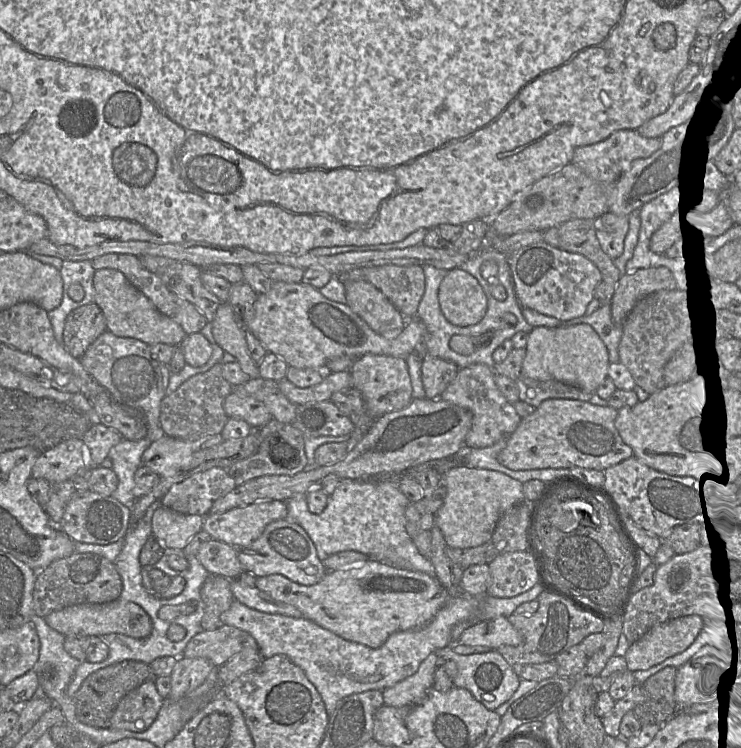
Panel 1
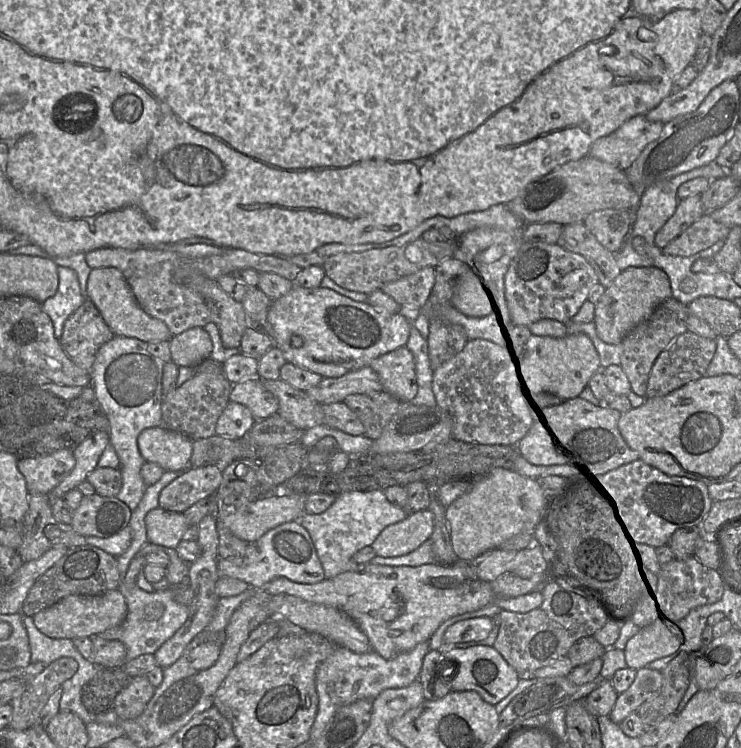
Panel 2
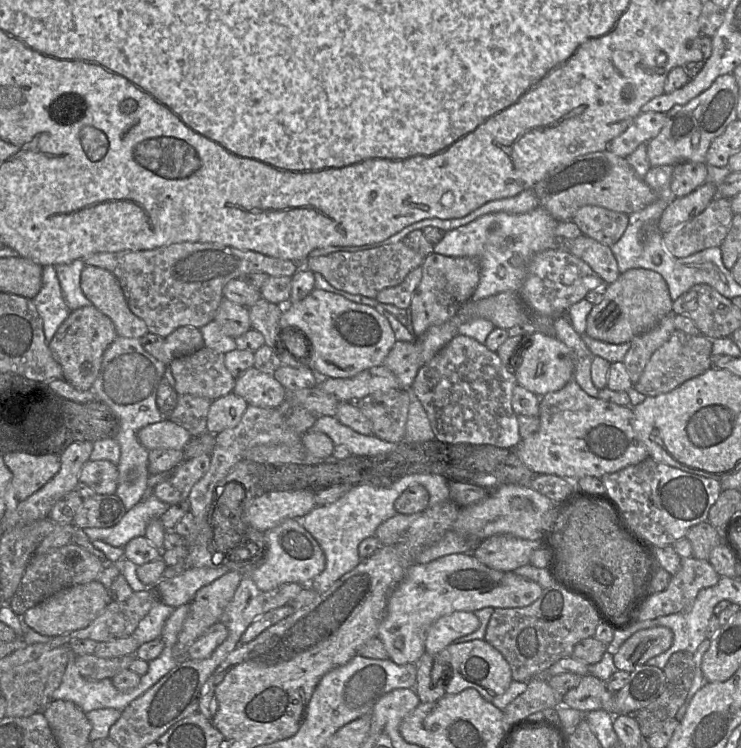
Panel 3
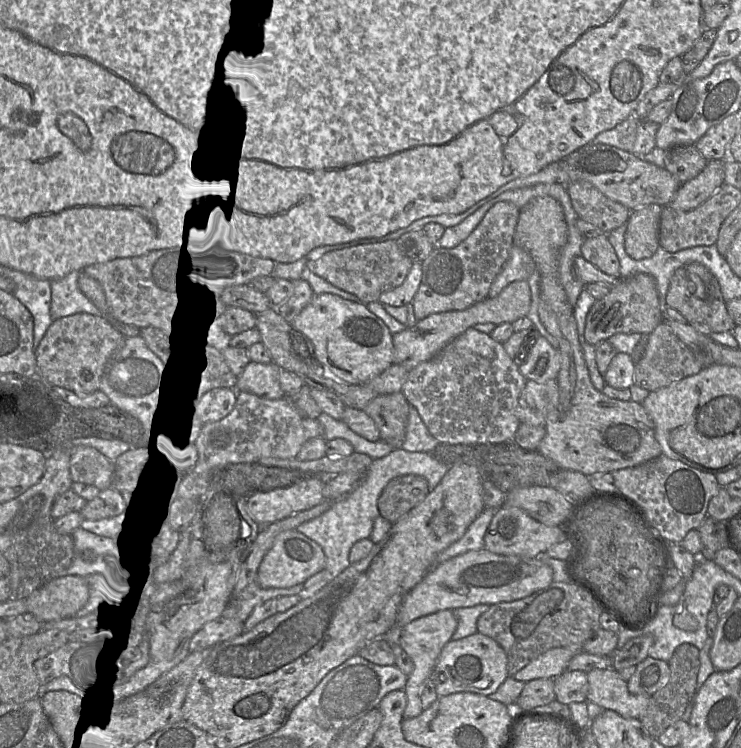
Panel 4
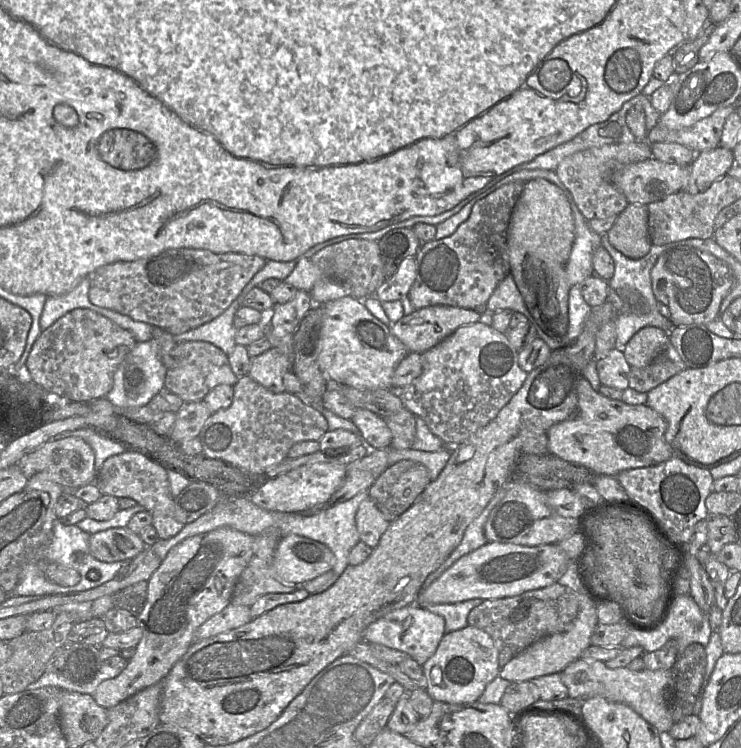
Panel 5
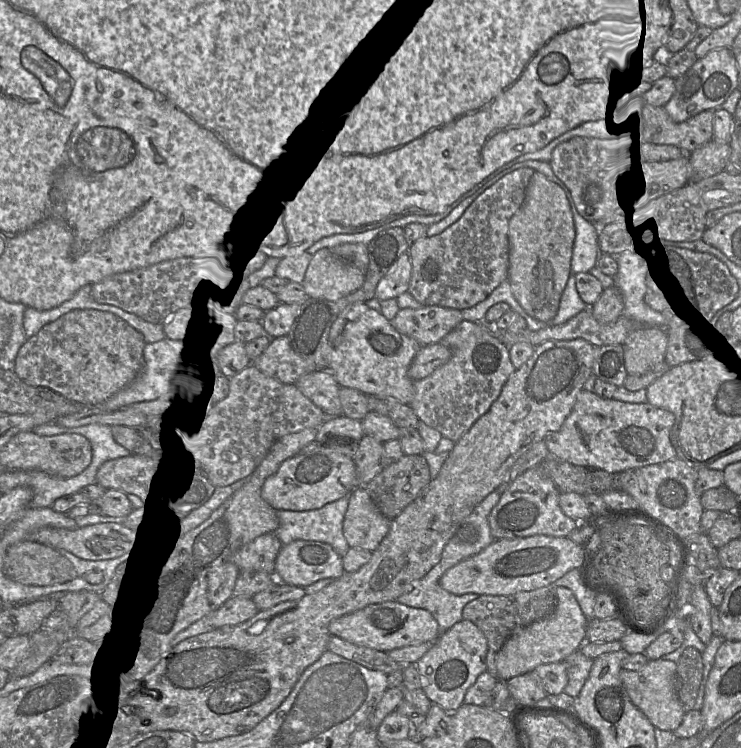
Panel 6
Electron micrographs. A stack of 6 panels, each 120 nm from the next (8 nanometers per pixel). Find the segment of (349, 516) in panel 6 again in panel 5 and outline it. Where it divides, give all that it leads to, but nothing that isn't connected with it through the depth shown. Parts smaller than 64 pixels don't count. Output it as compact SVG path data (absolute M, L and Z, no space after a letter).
M370 497L360 503L355 522L360 541L371 548L377 546L390 524Z

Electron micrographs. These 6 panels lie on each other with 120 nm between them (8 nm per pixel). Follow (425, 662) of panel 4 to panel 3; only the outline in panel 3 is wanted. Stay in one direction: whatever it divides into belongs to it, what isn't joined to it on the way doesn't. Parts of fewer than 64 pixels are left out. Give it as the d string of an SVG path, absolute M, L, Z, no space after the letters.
M456 611L440 617L426 632L425 652L436 656L454 640L476 631L479 624L474 612Z

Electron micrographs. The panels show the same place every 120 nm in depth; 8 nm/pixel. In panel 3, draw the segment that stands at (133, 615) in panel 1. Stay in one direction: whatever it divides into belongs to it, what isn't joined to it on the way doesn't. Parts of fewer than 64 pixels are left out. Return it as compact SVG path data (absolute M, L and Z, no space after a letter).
M91 581L60 590L29 608L22 619L39 634L54 637L86 627L111 601L109 591L100 582Z

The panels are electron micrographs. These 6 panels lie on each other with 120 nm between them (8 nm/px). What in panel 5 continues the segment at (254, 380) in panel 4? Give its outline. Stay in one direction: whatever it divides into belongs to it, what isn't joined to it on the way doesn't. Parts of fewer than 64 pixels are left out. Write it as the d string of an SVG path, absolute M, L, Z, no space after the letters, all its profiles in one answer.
M272 347L251 358L249 376L273 393L285 391L284 375L292 370L291 359L280 349Z

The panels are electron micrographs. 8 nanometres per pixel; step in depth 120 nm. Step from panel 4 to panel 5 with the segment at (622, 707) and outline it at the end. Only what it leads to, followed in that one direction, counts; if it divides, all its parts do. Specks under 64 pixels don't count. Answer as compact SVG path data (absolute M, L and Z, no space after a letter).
M578 658L561 673L561 679L568 690L568 697L587 699L601 696L621 703L659 732L668 732L674 724L668 707L668 687L671 670L630 671L626 668L609 669L601 661L585 661Z

